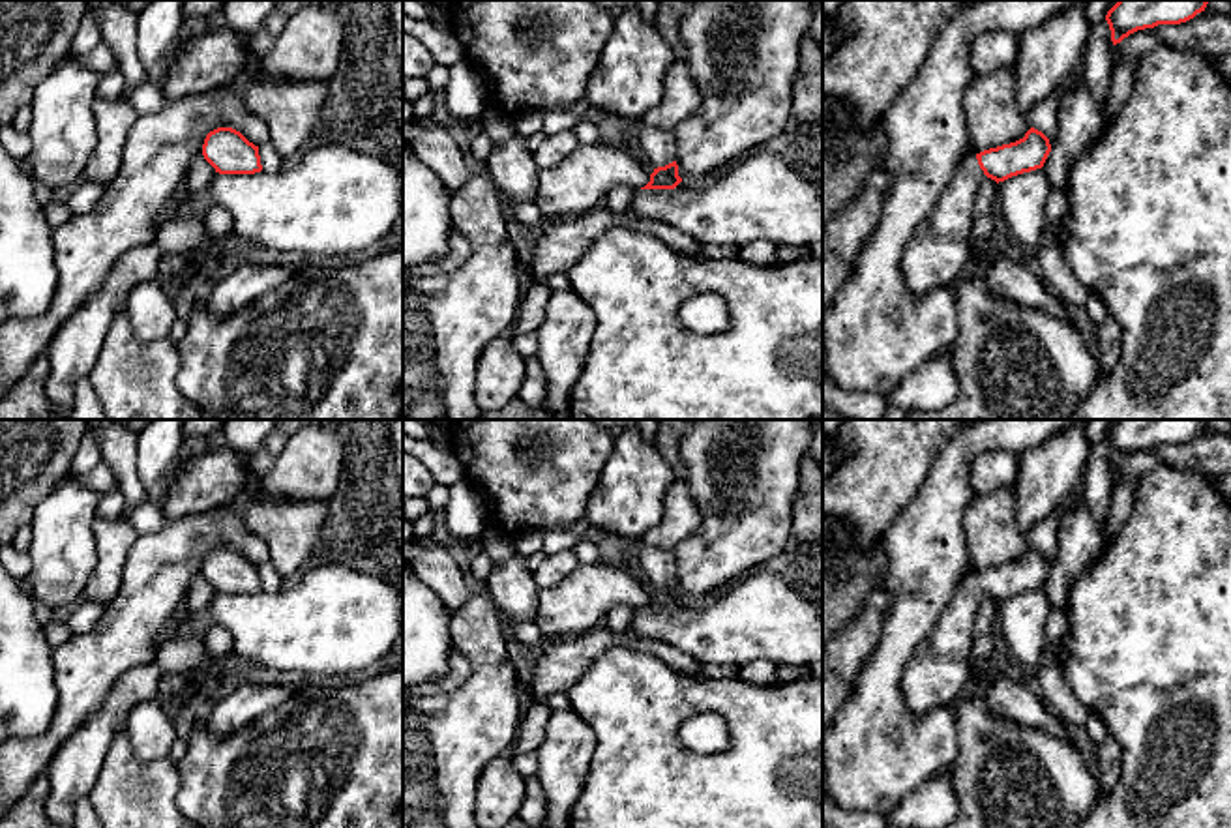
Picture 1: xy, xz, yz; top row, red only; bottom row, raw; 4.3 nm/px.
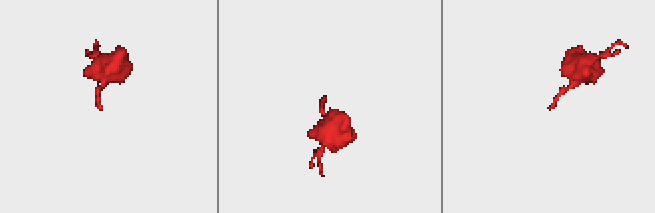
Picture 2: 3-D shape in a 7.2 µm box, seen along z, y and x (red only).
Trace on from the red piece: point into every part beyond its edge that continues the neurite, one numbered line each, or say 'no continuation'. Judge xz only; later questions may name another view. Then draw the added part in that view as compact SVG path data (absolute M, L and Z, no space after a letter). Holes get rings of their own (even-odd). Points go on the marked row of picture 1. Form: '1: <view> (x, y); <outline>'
1: xz (656, 147); M643 126L637 146L637 155L643 163L652 165L654 169L665 167L676 159L676 154L675 129Z

